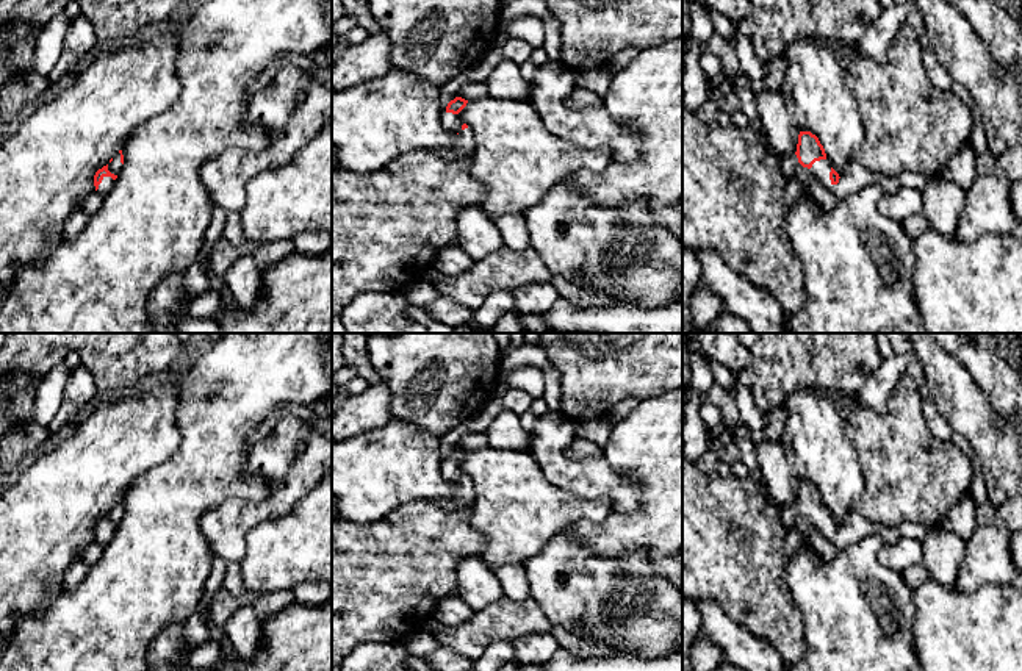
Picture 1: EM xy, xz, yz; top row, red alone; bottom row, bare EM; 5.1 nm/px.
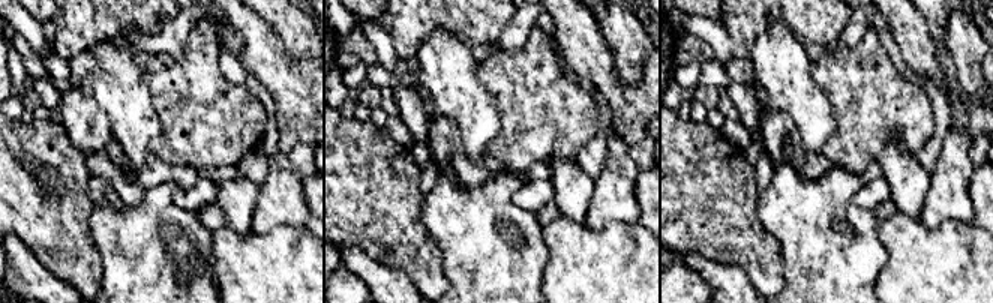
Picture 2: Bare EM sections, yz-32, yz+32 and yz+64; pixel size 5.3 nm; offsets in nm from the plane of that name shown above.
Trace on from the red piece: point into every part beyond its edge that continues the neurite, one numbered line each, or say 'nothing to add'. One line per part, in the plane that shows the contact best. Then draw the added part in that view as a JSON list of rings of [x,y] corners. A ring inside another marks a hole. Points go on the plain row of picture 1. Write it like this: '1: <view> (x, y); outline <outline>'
1: xy (107, 532); outline [[[103,527],[102,533],[99,535],[99,544],[106,546],[110,538],[114,535],[111,527]]]

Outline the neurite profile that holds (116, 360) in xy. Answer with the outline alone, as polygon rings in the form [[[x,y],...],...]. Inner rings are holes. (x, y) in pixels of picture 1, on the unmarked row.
[[[5,333],[0,375],[33,374],[42,383],[69,352],[78,352],[105,394],[166,371],[182,350],[175,333]]]

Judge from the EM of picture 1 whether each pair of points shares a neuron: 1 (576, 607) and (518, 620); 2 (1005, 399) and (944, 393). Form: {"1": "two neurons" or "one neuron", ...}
{"1": "two neurons", "2": "two neurons"}

